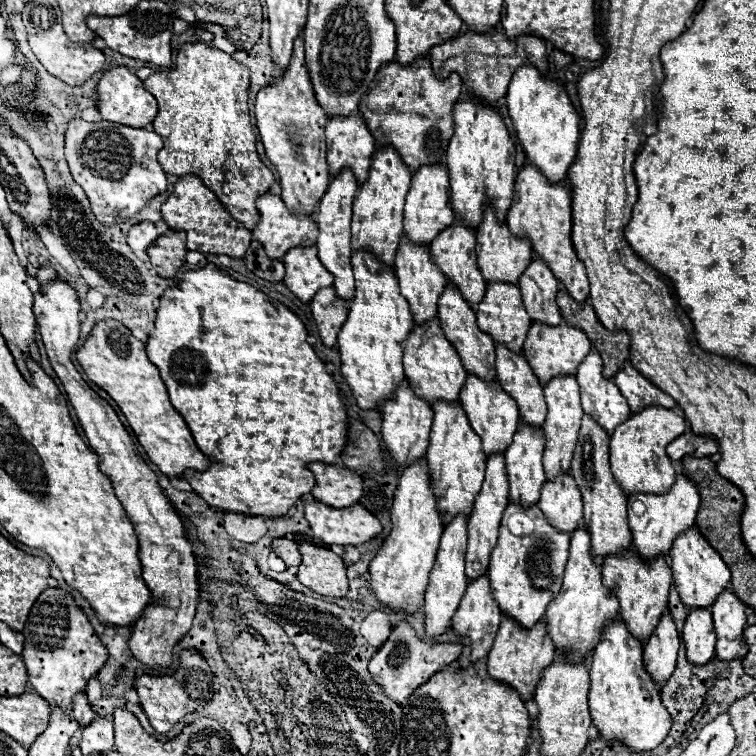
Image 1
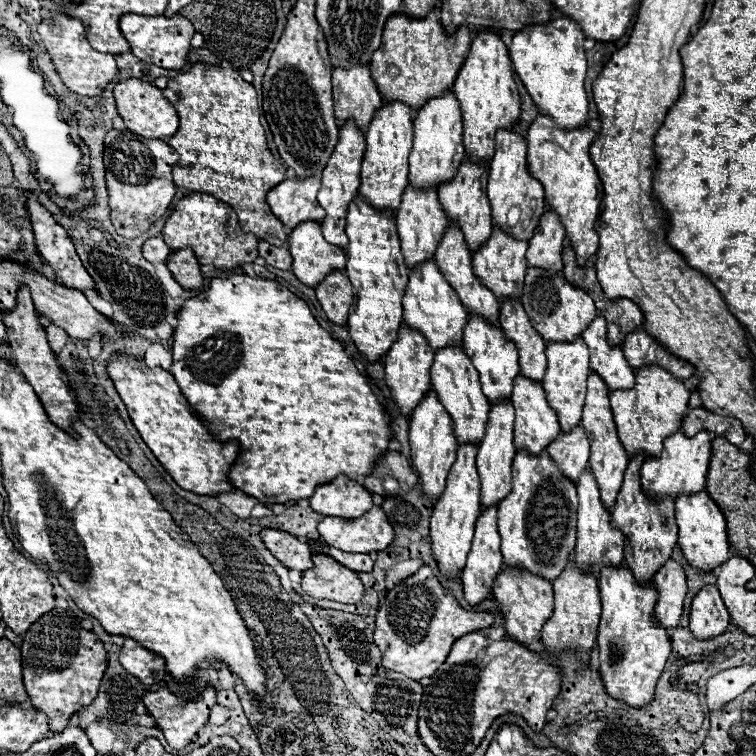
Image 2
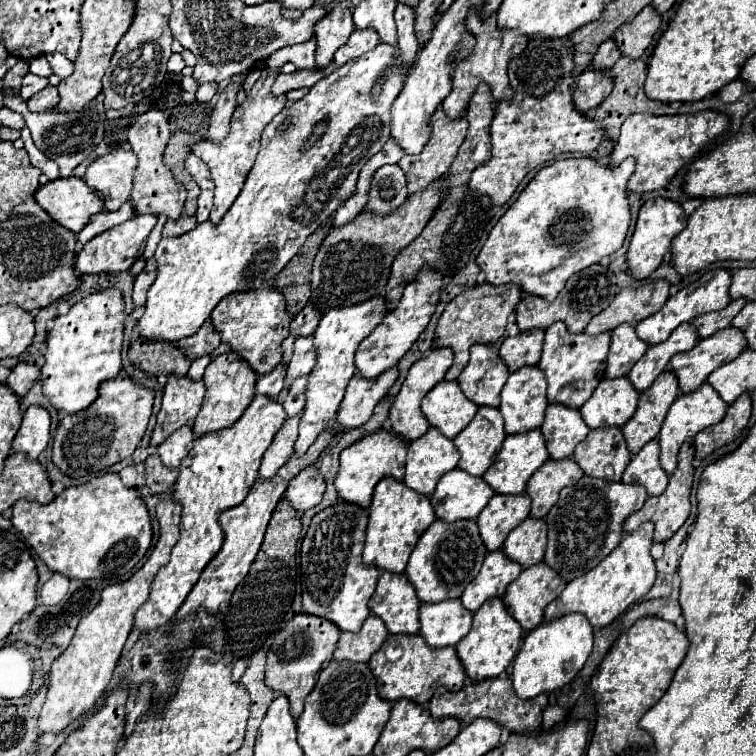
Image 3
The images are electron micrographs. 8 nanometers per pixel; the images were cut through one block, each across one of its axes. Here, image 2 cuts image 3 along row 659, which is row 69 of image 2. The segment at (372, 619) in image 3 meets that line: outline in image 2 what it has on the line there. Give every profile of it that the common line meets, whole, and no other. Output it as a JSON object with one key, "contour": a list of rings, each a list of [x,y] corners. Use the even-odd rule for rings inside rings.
{"contour":[[[368,64],[336,68],[332,72],[332,94],[338,126],[342,126],[348,118],[354,118],[362,132],[368,130],[368,122],[382,106],[382,98]]]}

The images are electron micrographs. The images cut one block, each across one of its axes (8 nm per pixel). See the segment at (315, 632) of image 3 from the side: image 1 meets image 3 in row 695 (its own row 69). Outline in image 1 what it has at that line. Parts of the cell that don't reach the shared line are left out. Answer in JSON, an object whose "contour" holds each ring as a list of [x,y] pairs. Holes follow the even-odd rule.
{"contour":[[[304,34],[294,40],[294,52],[284,74],[276,82],[264,86],[256,96],[256,126],[268,160],[276,166],[282,186],[282,200],[292,212],[312,214],[330,184],[326,164],[324,126],[328,116],[318,104],[310,74],[304,60]]]}

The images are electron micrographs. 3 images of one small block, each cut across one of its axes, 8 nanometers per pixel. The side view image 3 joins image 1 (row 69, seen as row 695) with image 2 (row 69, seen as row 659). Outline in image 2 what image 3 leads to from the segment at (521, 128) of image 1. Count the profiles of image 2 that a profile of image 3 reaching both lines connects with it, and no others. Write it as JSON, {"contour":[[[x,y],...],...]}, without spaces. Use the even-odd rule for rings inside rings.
{"contour":[[[562,16],[550,20],[548,24],[530,24],[512,36],[510,56],[514,70],[524,82],[528,94],[538,106],[540,114],[548,114],[560,122],[560,126],[582,126],[588,116],[588,96],[584,88],[584,78],[588,70],[584,32],[578,22]]]}

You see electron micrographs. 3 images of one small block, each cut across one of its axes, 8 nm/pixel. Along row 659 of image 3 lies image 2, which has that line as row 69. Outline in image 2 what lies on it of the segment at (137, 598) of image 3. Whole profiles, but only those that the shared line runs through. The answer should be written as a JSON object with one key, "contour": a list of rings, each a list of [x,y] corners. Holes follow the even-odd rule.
{"contour":[[[50,14],[46,20],[40,22],[38,34],[42,36],[44,46],[46,46],[48,54],[52,56],[54,68],[58,70],[60,78],[72,92],[76,92],[80,96],[100,96],[102,90],[118,74],[116,58],[112,54],[102,54],[88,44],[84,26],[78,18],[68,18],[64,14]]]}

